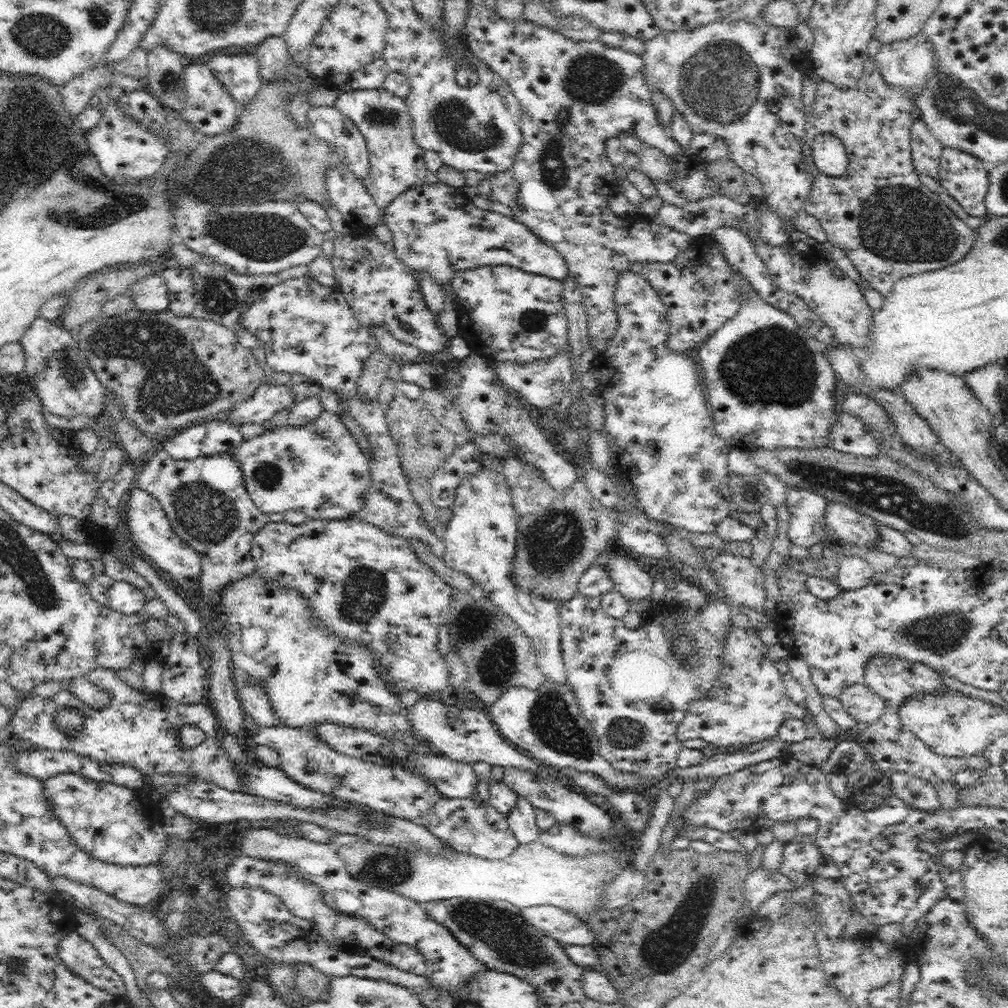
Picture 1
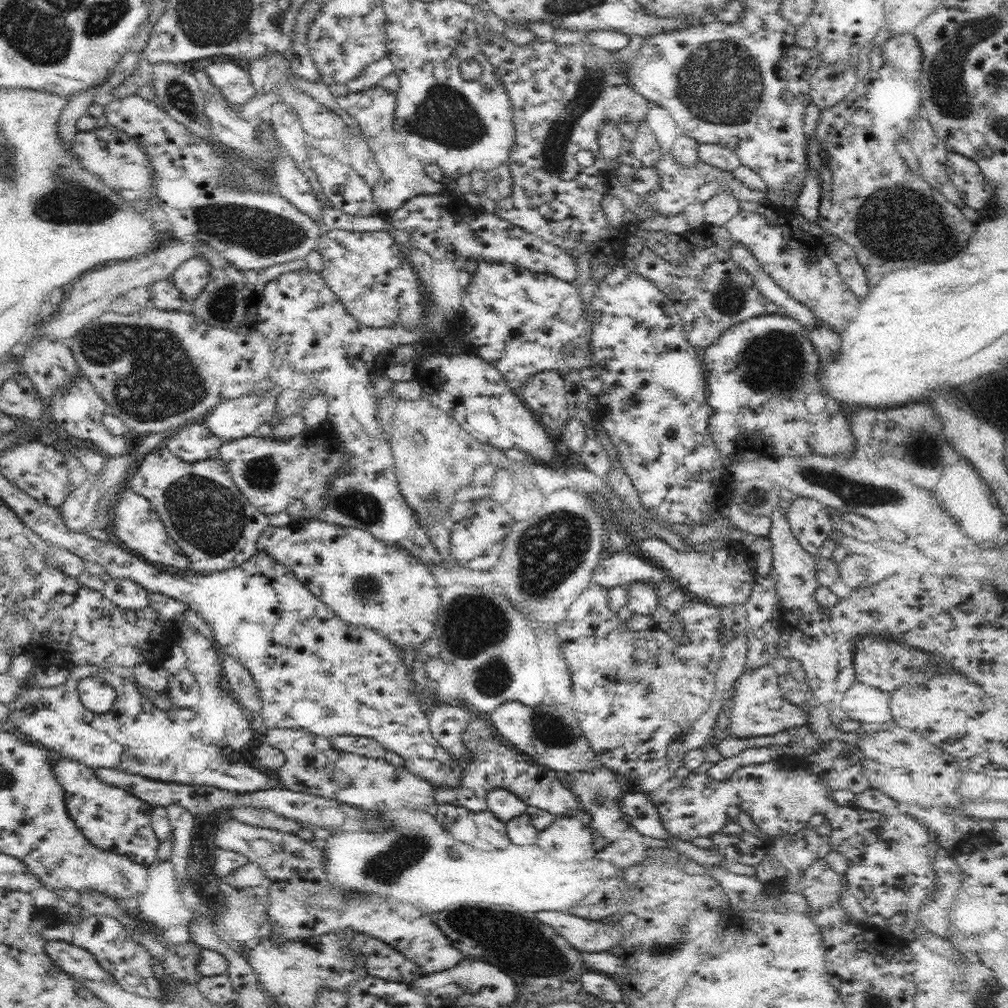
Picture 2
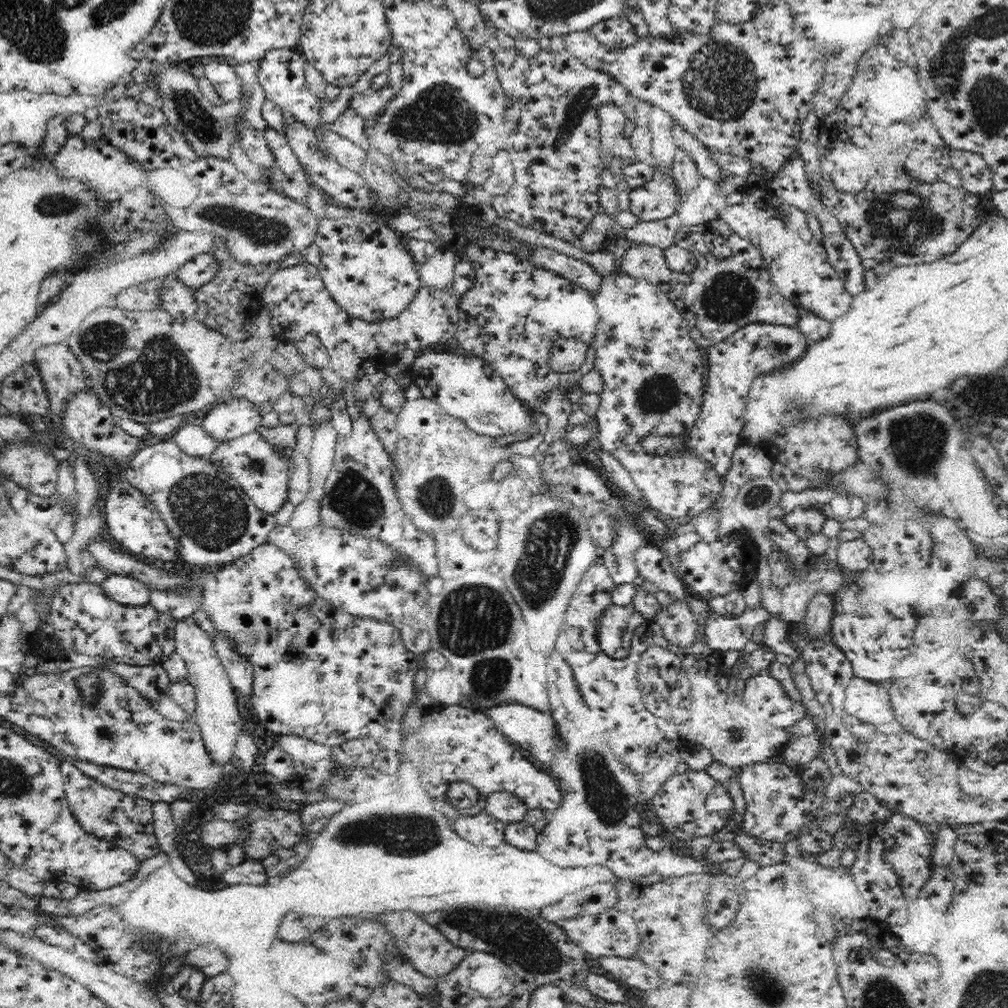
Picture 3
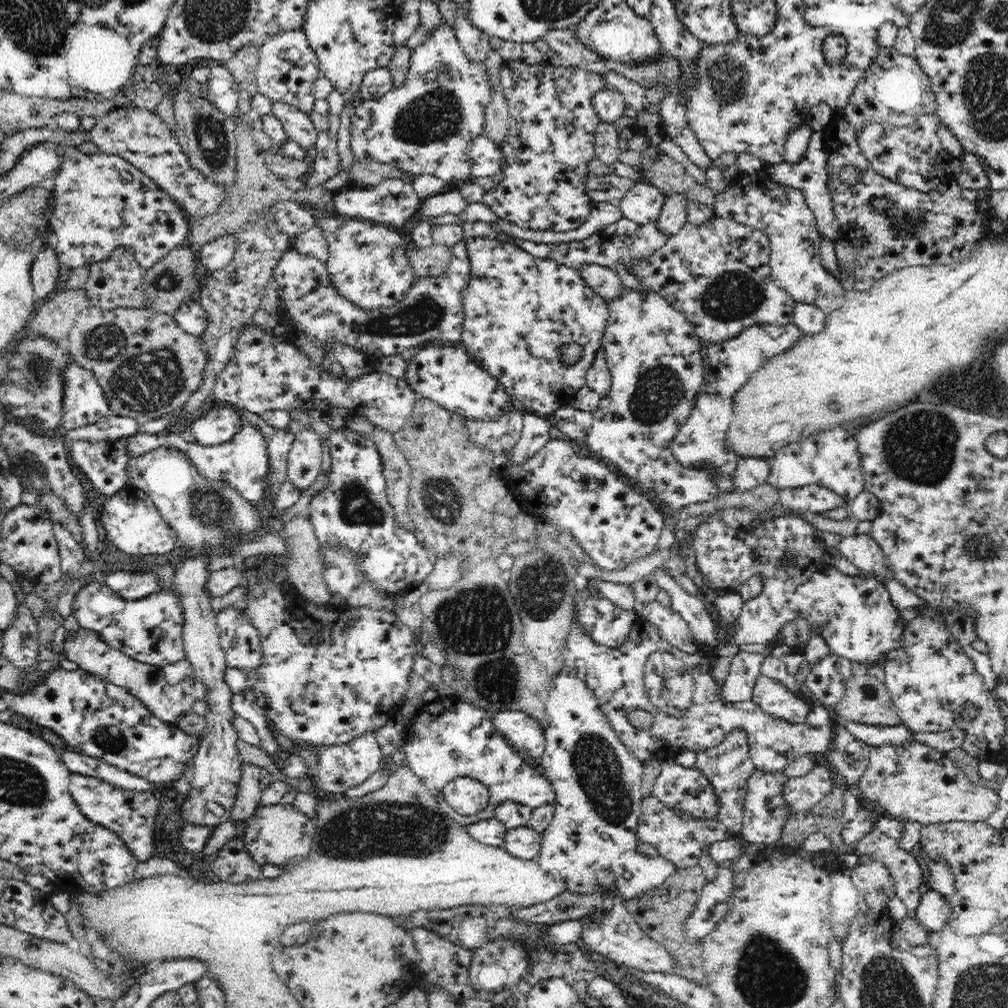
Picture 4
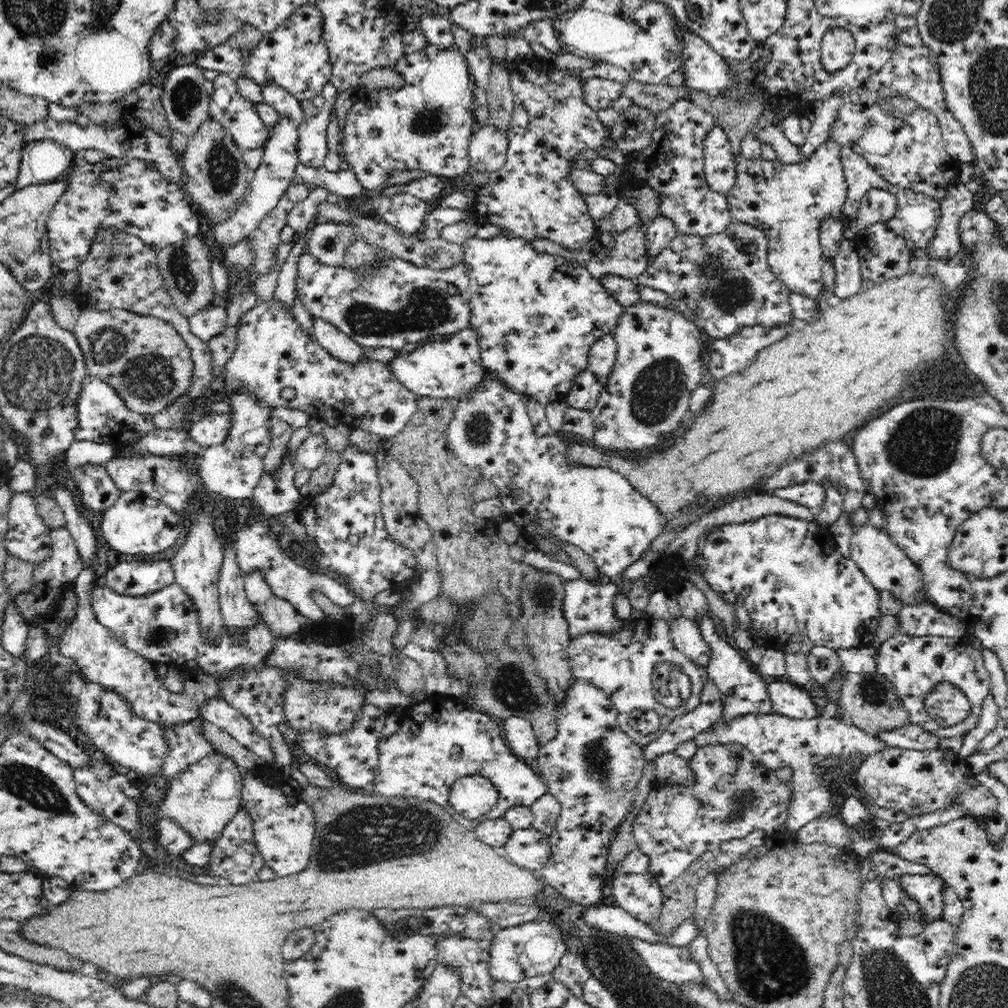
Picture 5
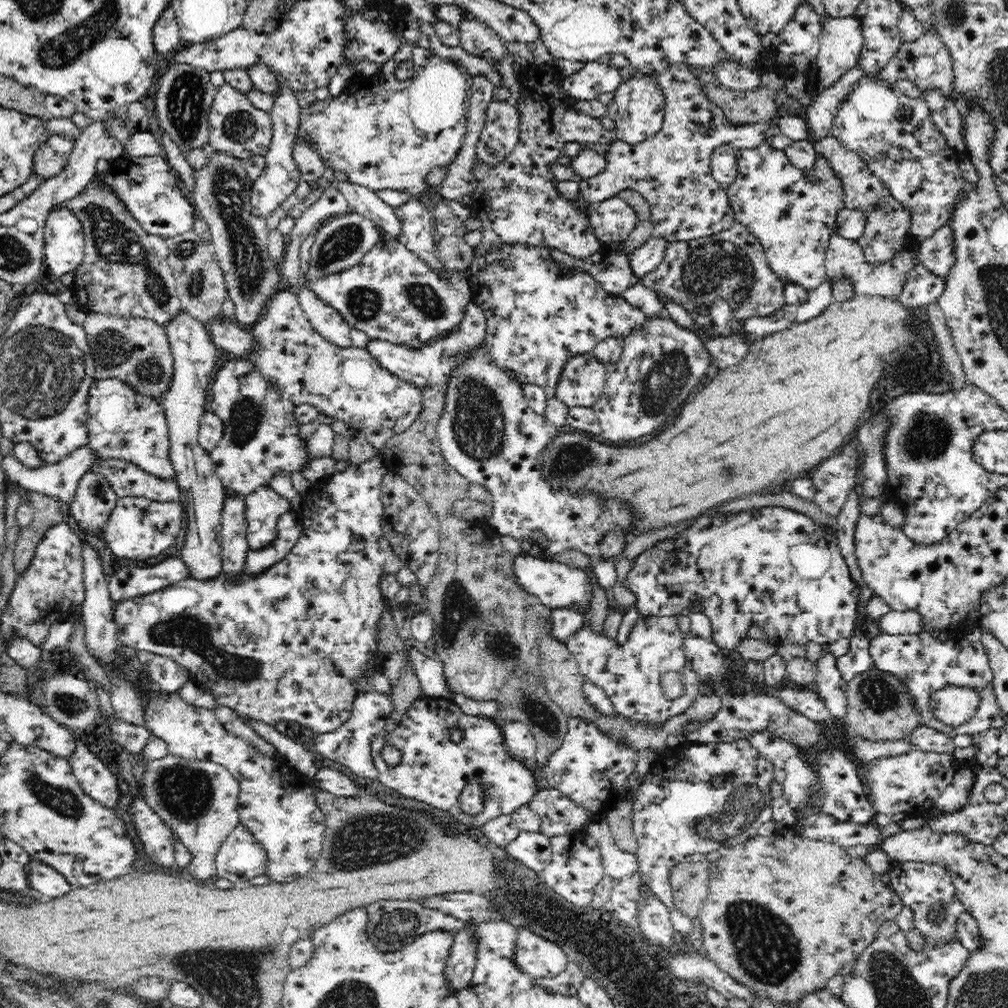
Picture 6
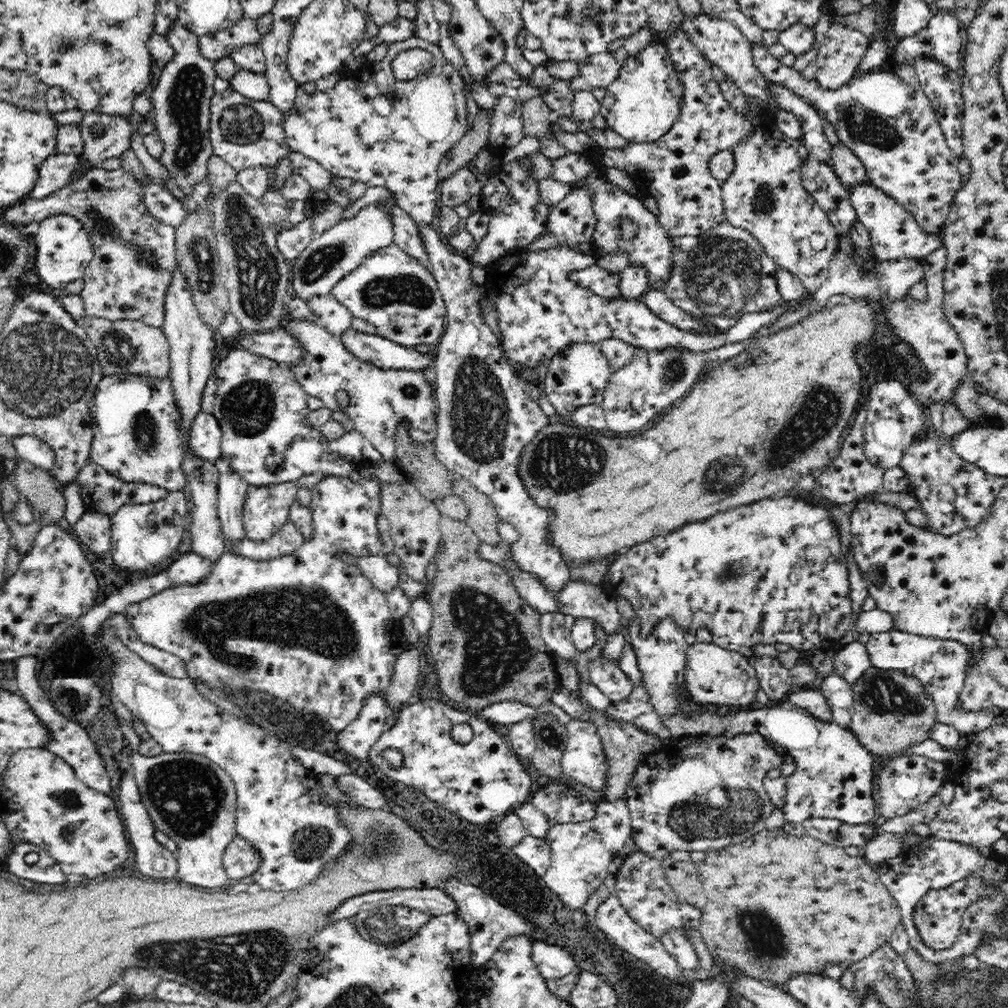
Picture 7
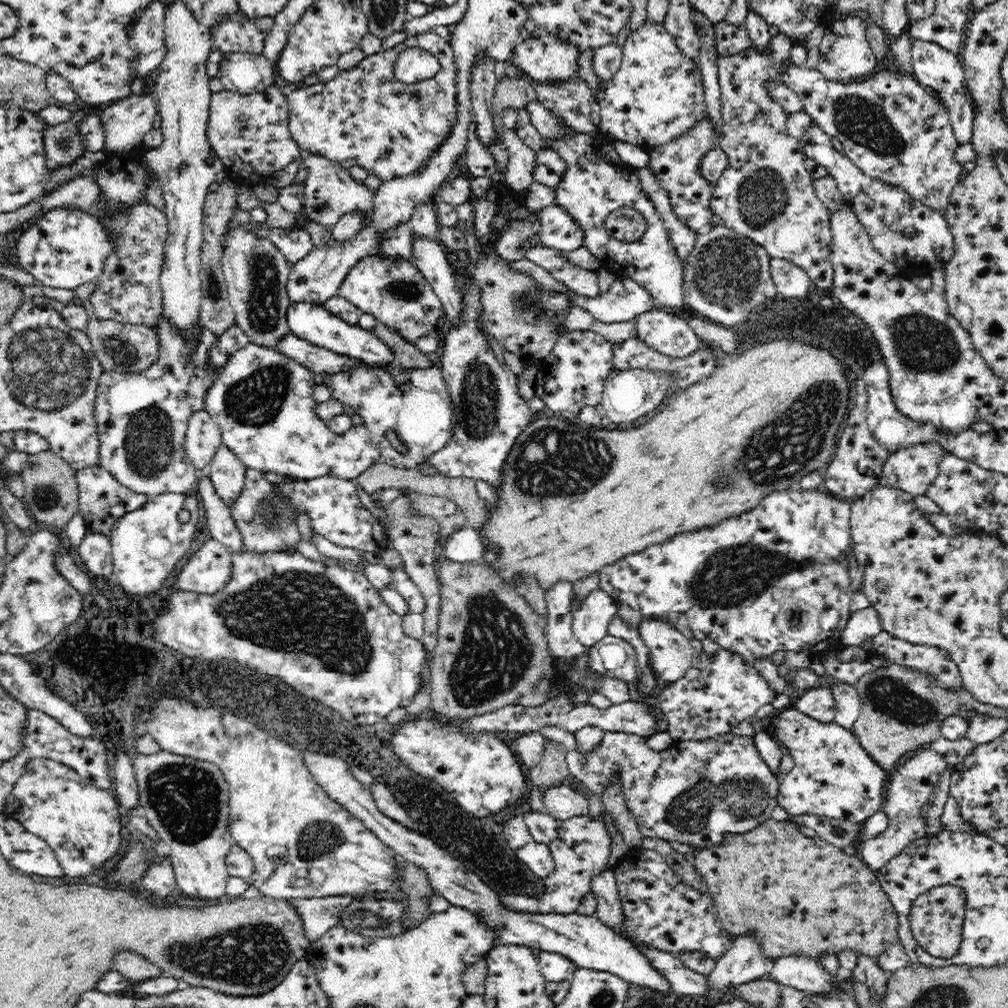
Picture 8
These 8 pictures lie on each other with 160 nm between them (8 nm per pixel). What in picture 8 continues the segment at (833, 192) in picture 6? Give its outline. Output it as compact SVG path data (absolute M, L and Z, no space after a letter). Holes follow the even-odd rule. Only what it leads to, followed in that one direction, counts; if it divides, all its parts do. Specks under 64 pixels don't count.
M774 35L771 40L771 56L778 66L773 66L769 58L760 55L752 48L745 49L731 57L717 58L718 83L721 92L721 114L723 117L723 139L720 147L730 159L730 166L715 183L711 198L713 224L720 224L735 230L738 234L751 238L767 250L771 258L790 261L808 275L808 281L818 288L831 288L835 267L831 263L833 234L831 214L816 197L812 189L812 176L804 167L804 153L801 141L786 133L784 124L787 112L780 108L762 89L764 80L778 81L779 69L789 61L788 50L792 48L790 37Z

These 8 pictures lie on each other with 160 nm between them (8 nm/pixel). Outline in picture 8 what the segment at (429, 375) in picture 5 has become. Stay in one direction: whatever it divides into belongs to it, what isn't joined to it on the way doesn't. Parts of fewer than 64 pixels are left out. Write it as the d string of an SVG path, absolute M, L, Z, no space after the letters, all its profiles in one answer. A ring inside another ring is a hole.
M308 302L291 303L287 310L287 321L292 333L316 346L321 346L332 352L344 355L358 363L374 367L386 367L392 363L400 365L394 349L384 339L378 338L374 332L362 329L358 324L344 323L328 313L322 305Z

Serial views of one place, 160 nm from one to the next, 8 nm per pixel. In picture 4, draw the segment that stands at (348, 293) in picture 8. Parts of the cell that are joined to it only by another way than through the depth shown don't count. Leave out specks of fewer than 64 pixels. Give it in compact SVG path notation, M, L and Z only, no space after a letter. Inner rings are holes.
M466 240L451 247L454 261L444 276L419 279L406 298L397 305L372 312L356 309L332 289L326 265L295 250L287 252L274 269L269 300L279 300L281 311L270 321L284 334L300 330L314 338L326 358L334 345L348 346L378 360L382 356L400 355L406 348L421 348L429 342L458 344L463 326L463 290L471 279L471 262Z

